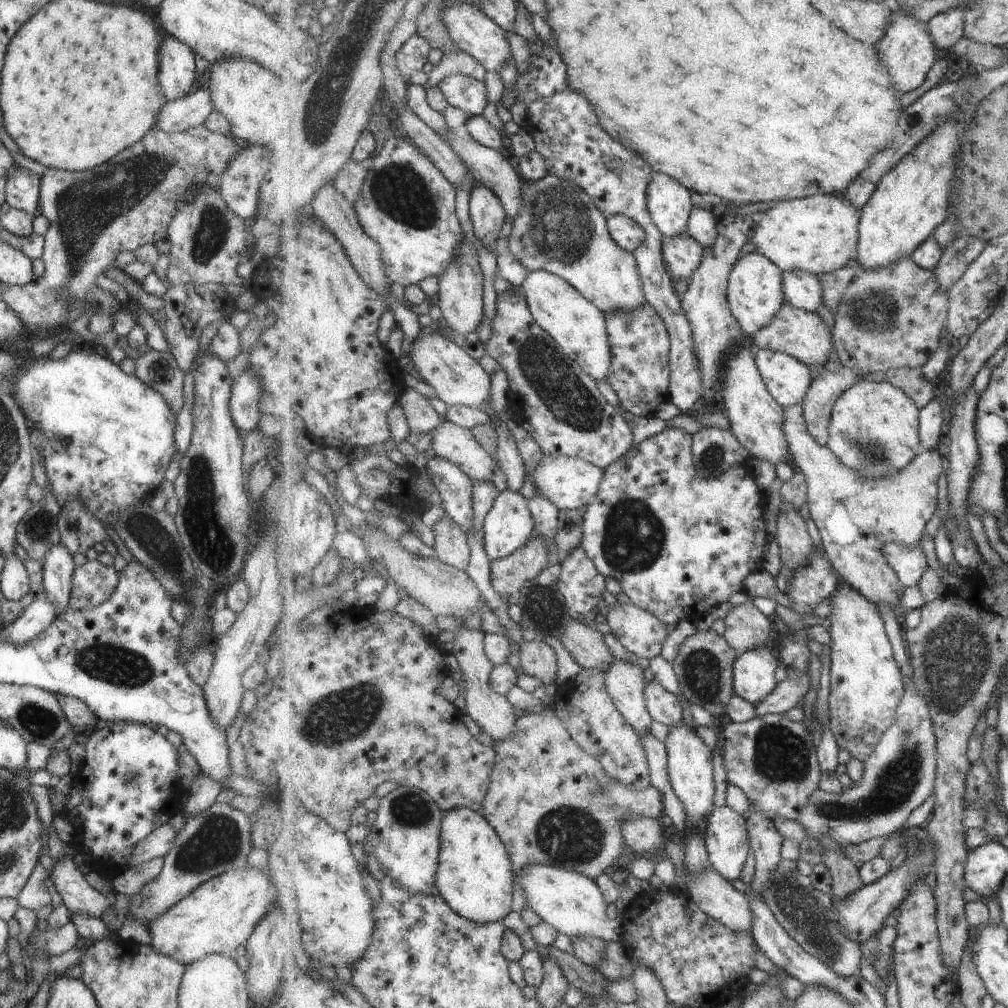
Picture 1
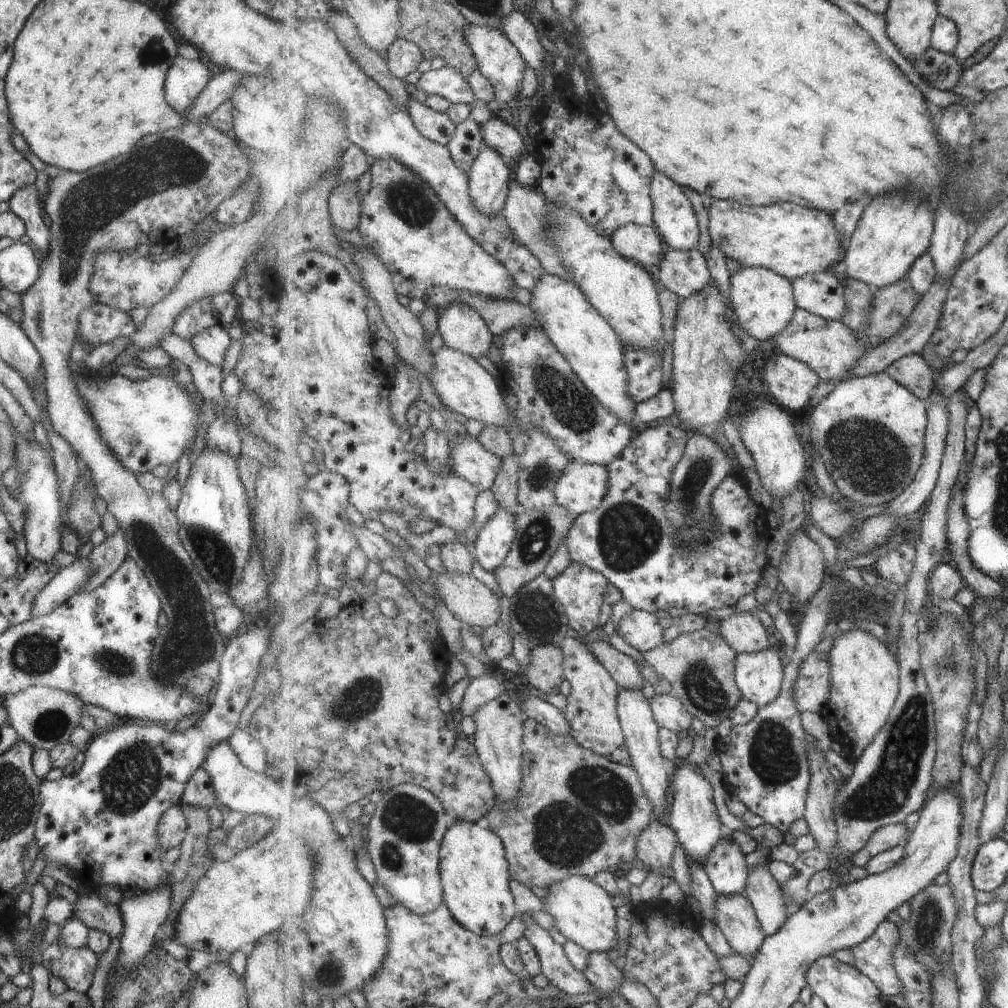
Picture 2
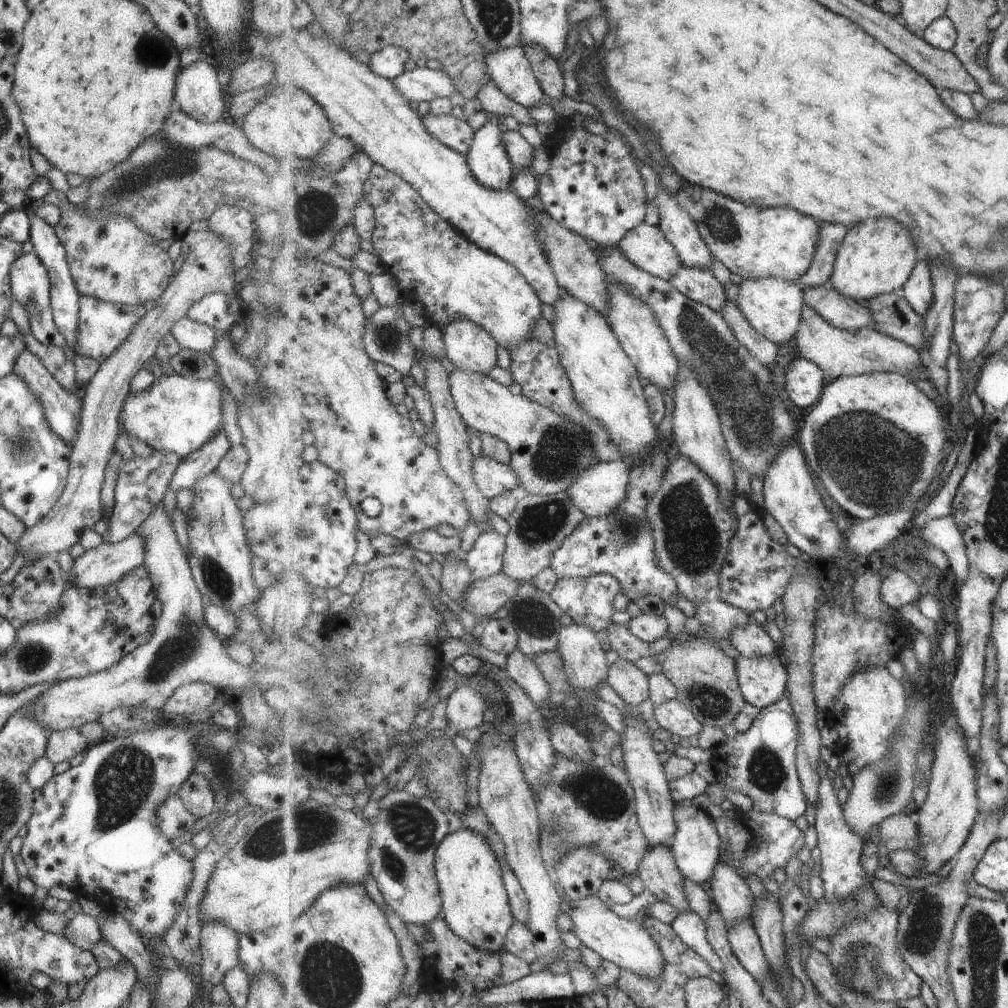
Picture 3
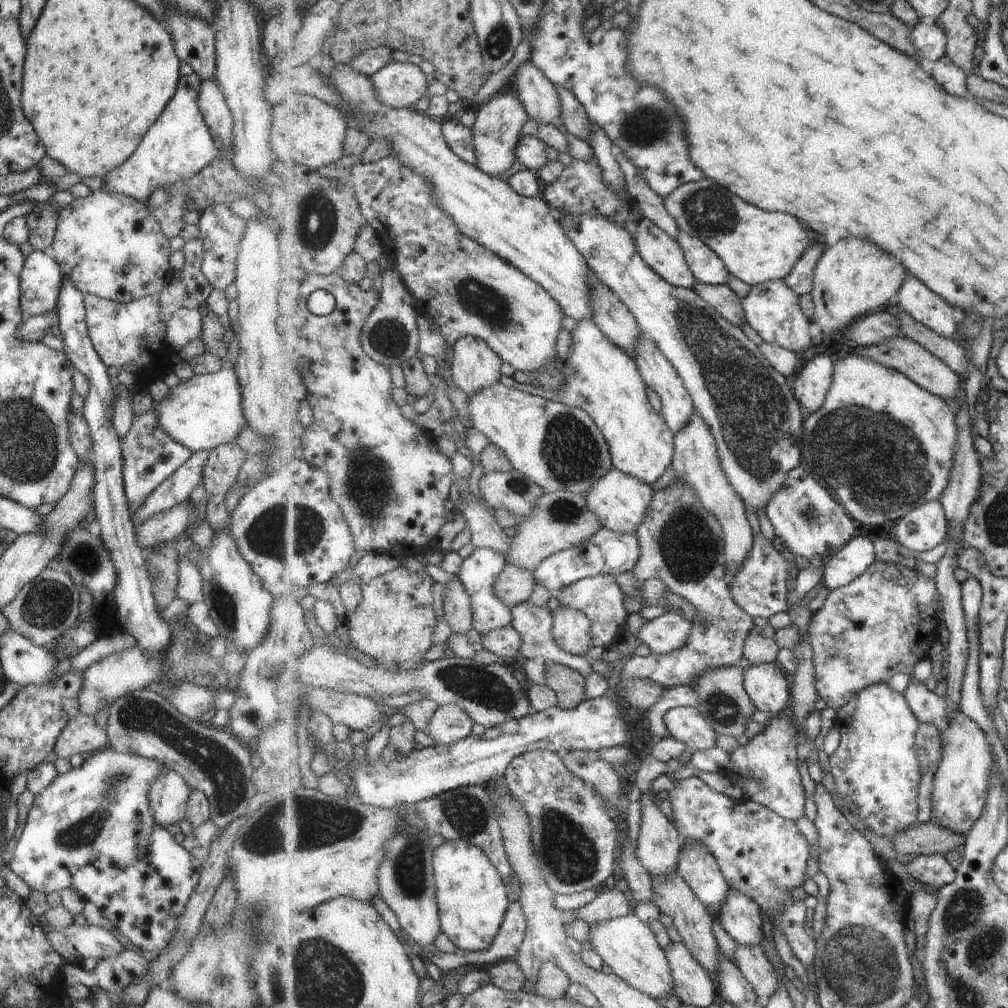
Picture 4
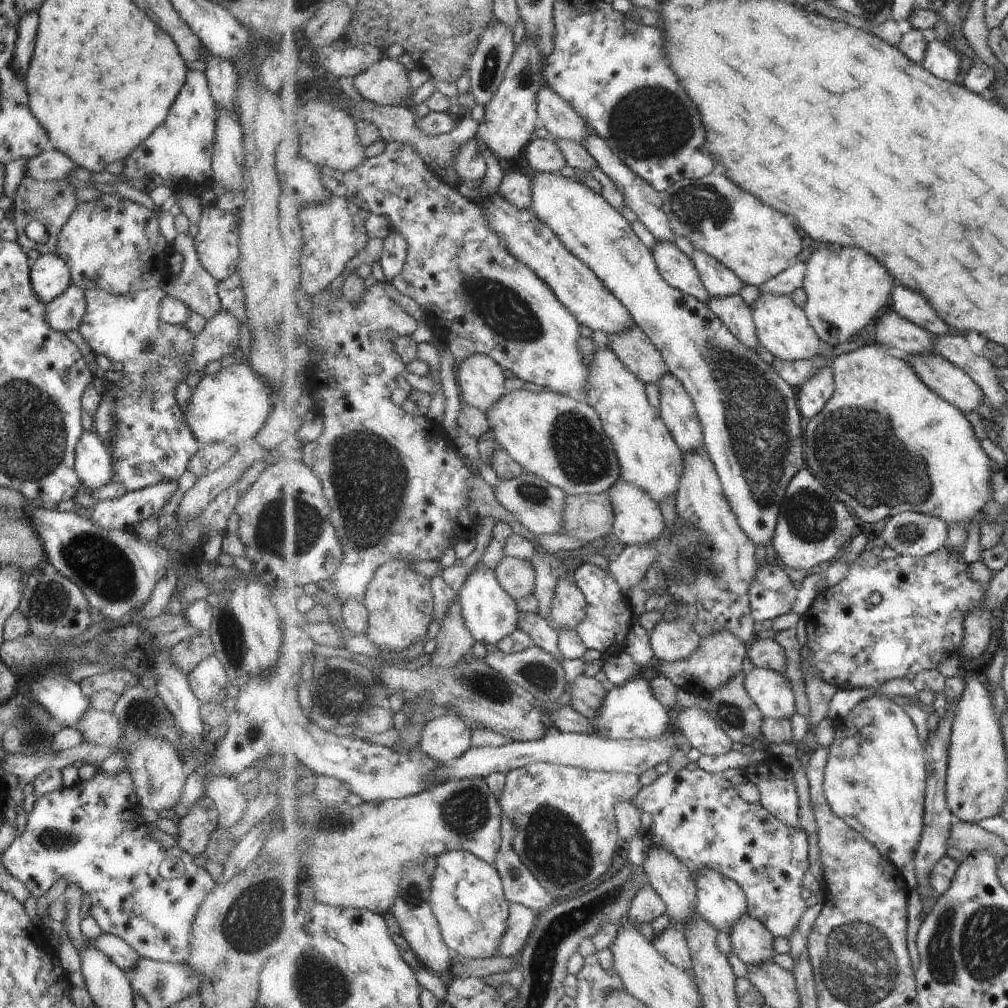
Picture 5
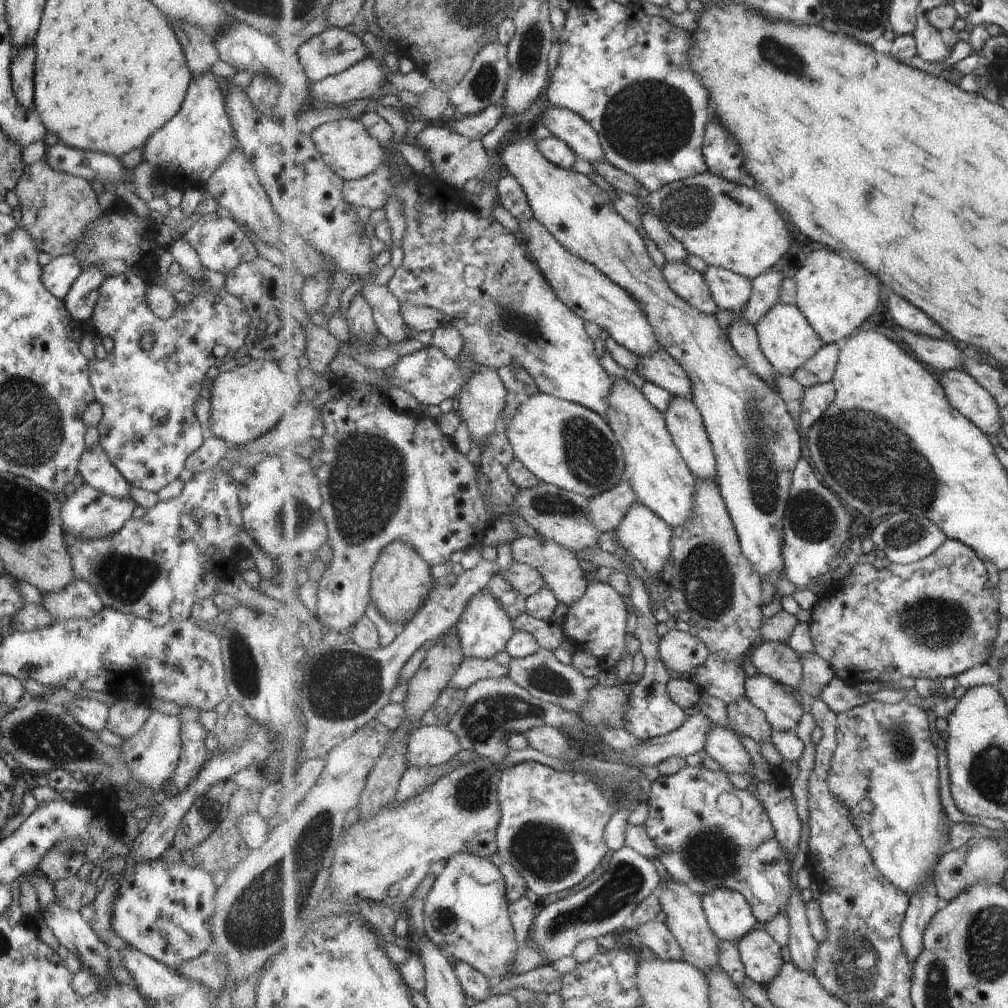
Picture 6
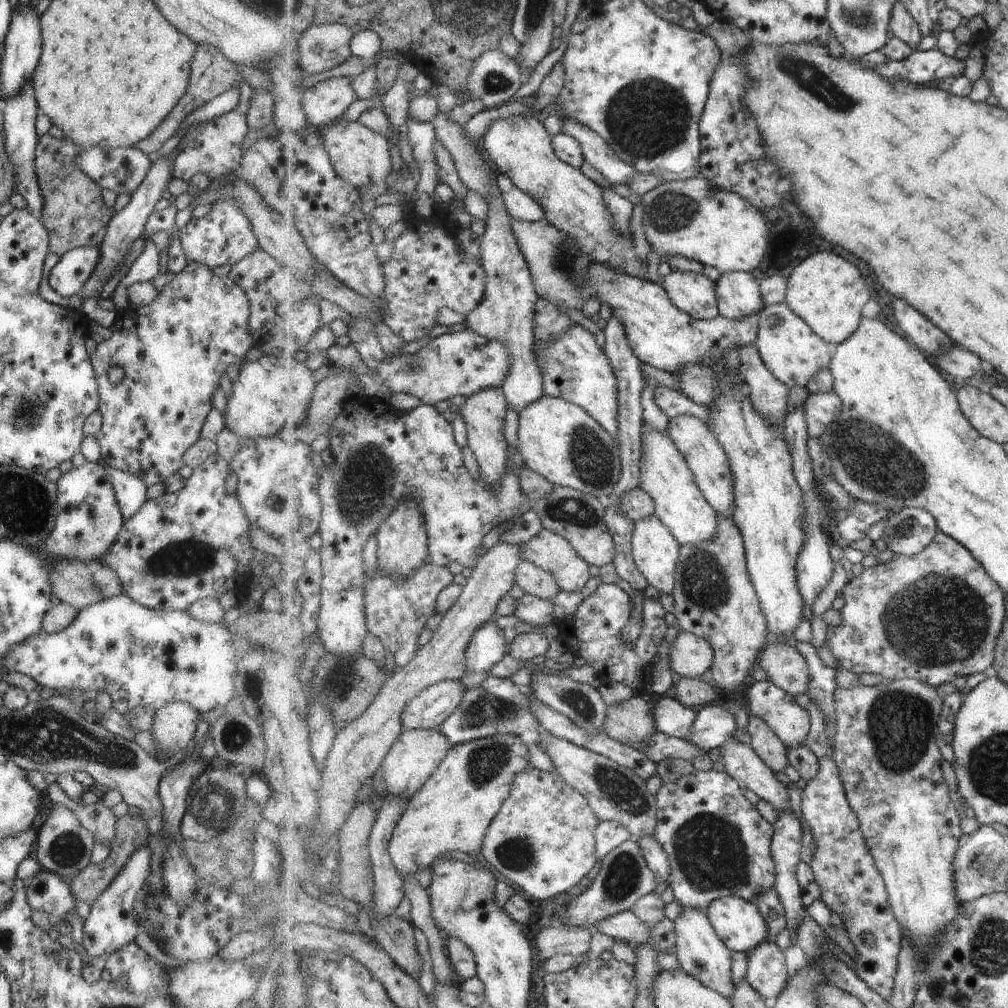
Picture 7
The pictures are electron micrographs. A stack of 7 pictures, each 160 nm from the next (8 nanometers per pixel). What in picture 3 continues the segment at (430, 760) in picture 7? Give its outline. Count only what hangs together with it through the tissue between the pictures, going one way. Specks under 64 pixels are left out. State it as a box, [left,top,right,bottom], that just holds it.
[446,684,489,735]

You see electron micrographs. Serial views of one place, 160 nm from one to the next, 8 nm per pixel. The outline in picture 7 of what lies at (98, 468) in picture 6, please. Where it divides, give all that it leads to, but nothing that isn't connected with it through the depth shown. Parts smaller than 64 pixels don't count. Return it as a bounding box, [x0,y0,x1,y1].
[99,460,147,520]

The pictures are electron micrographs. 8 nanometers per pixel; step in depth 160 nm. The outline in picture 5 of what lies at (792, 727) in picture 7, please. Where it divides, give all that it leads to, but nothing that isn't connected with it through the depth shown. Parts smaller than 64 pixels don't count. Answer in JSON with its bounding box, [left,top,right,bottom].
[744,667,797,719]

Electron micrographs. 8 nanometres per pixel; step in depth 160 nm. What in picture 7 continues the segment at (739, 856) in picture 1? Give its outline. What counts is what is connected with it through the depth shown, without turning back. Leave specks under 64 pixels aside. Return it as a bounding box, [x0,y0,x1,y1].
[746,939,790,998]

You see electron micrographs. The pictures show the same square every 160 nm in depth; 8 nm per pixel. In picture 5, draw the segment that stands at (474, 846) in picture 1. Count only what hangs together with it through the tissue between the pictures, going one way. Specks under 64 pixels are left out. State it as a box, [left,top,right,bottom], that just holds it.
[430,850,512,960]

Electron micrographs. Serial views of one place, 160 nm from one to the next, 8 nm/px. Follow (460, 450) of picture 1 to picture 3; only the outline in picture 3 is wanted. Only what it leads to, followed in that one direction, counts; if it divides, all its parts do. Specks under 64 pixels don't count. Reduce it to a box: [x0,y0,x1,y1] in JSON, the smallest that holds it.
[472,453,519,499]

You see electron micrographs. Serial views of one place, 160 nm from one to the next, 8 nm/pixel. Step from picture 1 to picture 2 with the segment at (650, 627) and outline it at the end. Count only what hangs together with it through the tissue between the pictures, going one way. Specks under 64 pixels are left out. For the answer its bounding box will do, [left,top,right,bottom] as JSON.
[618,609,665,654]

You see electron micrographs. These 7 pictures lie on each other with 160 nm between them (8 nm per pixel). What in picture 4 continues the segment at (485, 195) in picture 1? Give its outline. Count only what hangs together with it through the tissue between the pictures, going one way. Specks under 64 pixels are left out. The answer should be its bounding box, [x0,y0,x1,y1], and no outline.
[471,92,530,177]

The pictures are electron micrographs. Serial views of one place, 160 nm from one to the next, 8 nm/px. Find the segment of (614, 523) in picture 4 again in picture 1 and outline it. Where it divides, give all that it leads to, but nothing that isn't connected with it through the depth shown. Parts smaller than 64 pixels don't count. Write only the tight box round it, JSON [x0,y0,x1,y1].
[532,454,604,510]

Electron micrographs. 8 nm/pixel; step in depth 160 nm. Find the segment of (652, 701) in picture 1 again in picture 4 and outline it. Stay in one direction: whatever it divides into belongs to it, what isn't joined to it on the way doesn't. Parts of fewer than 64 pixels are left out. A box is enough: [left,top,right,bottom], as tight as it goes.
[664,706,718,752]

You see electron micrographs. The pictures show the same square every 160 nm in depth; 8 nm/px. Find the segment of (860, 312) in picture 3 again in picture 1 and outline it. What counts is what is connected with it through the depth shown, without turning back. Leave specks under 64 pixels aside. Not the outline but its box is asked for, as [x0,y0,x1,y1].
[783,270,824,313]

